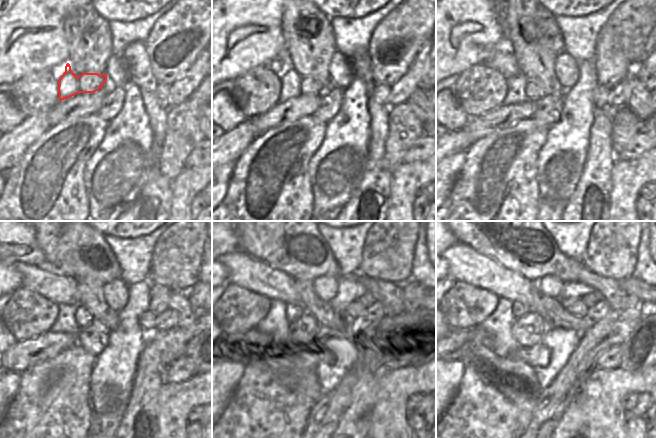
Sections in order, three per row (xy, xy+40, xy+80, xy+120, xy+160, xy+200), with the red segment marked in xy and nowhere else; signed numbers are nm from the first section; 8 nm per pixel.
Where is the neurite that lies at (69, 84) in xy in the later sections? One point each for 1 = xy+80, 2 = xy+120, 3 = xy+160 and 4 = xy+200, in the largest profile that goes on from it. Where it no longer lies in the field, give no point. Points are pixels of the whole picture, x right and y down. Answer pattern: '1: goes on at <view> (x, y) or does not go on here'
1: goes on at xy+80 (519, 88)
2: goes on at xy+120 (71, 318)
3: goes on at xy+160 (293, 312)
4: goes on at xy+200 (518, 308)

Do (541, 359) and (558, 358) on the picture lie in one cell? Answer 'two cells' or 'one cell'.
two cells

